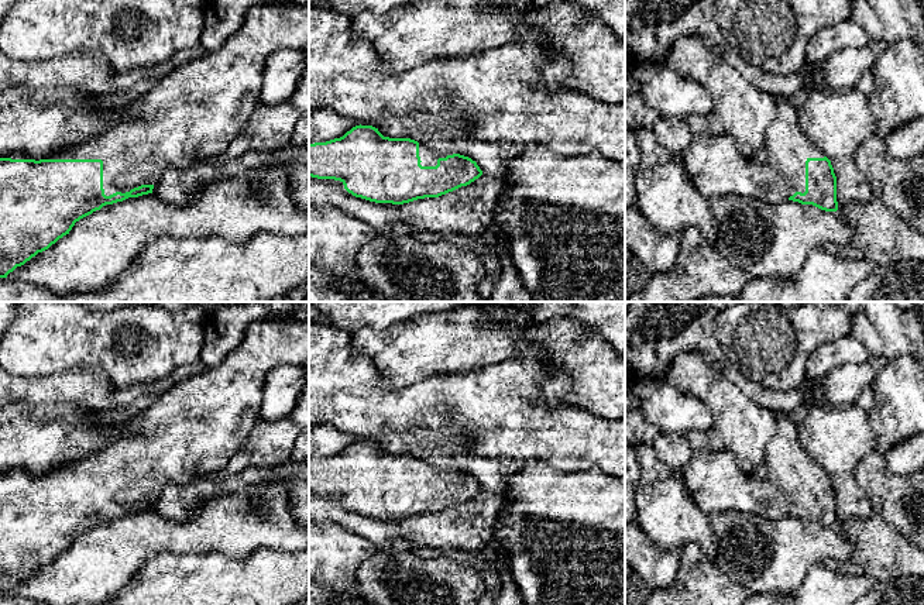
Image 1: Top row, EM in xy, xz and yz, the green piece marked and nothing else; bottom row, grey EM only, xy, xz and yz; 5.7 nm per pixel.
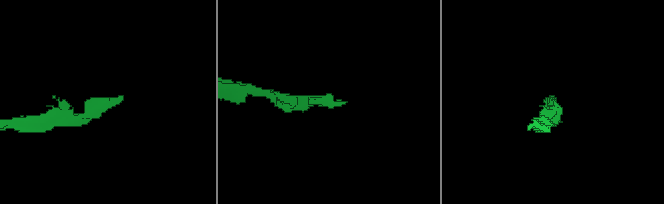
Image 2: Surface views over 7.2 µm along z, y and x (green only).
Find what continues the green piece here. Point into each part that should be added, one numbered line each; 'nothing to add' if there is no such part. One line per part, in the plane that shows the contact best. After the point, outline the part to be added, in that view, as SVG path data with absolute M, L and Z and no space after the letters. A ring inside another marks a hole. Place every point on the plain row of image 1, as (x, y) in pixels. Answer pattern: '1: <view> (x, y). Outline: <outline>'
1: xy (193, 429). Outline: M289 314L272 316L248 326L244 340L214 368L176 382L158 396L144 396L128 406L100 410L92 415L90 426L104 420L113 423L103 432L102 448L71 463L55 465L45 475L102 475L103 505L110 512L130 508L141 501L157 501L171 484L190 484L203 475L223 470L231 457L247 443L262 412L262 385L268 372L278 365L305 367L309 362L309 322Z

